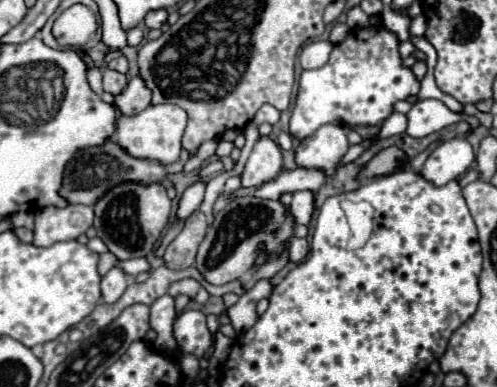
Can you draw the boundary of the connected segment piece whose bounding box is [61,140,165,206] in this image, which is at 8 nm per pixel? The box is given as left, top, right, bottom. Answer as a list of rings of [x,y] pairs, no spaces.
[[[113,140],[103,144],[101,148],[85,148],[75,154],[75,158],[67,164],[65,168],[65,180],[61,188],[61,196],[65,196],[71,204],[95,204],[97,198],[101,198],[111,186],[123,182],[123,180],[133,180],[133,182],[161,182],[165,178],[165,168],[159,162],[149,162],[149,160],[137,160],[129,156],[123,148],[119,148]]]

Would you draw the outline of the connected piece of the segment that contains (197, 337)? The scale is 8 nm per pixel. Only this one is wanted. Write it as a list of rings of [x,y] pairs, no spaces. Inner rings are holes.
[[[185,310],[175,318],[173,338],[181,354],[197,358],[203,358],[203,354],[213,346],[213,334],[205,324],[205,314],[199,310]]]

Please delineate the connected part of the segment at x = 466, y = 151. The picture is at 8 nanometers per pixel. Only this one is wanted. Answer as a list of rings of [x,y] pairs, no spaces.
[[[453,138],[449,142],[439,144],[423,164],[421,176],[435,184],[445,186],[451,180],[457,180],[467,172],[467,168],[473,164],[475,154],[469,142],[465,138]]]

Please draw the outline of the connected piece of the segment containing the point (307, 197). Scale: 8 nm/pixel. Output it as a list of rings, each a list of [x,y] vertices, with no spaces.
[[[298,191],[294,193],[290,208],[297,224],[308,225],[315,208],[313,193],[311,191]]]

